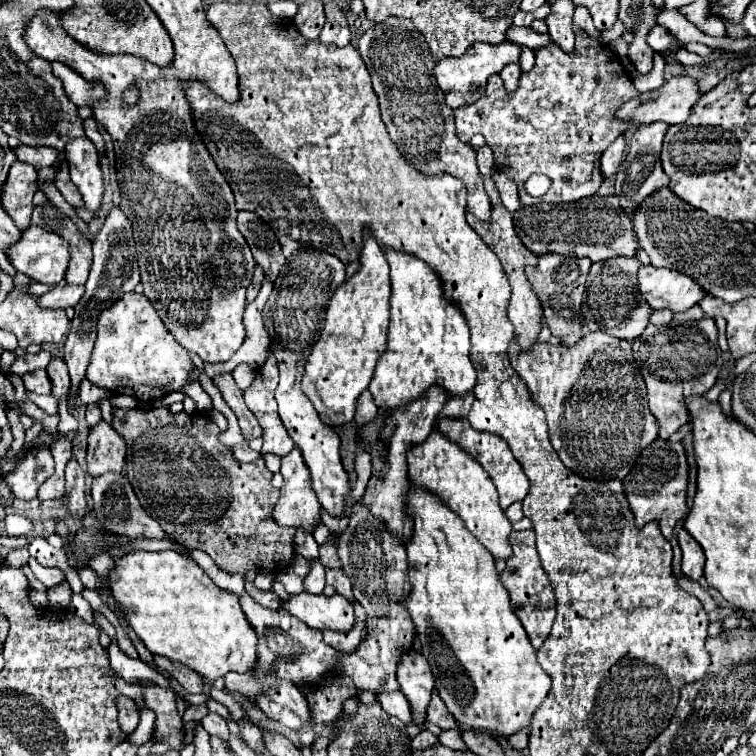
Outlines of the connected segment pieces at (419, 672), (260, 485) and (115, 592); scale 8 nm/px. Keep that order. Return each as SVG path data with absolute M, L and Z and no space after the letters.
M416 649L402 651L398 663L398 683L410 703L412 719L416 725L426 721L426 707L434 689L434 675L428 661Z
M168 407L150 411L114 409L112 429L124 437L128 445L124 473L140 499L144 511L154 517L162 529L186 549L198 549L212 557L212 561L226 573L248 573L250 569L266 573L286 571L294 555L294 529L278 527L272 519L272 509L278 501L278 489L272 485L272 473L262 457L254 463L240 463L232 457L230 447L218 441L218 425L200 413L172 415Z
M136 551L122 555L114 561L114 571L108 575L110 595L120 605L124 621L134 629L138 639L152 655L168 657L170 661L184 663L196 671L202 679L216 681L228 671L246 673L256 663L256 631L252 631L240 601L234 593L228 593L212 583L212 579L196 565L196 561L184 559L178 551Z

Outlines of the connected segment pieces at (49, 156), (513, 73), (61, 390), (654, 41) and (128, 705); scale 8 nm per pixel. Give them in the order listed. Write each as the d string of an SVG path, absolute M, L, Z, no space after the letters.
M18 145L12 151L14 151L18 161L30 163L36 171L40 171L42 167L50 167L60 157L60 153L56 149L52 149L52 147L36 147L36 145Z
M510 63L508 67L504 67L504 71L500 71L500 77L504 79L504 83L506 83L506 89L508 89L508 91L514 91L514 89L518 87L520 73L522 73L520 65L514 65L514 63Z
M54 357L48 365L48 377L52 381L52 395L58 399L64 399L64 395L68 395L68 369L66 363L58 357Z
M654 25L654 27L650 29L650 47L652 47L654 51L662 53L662 51L666 51L666 49L670 49L670 47L676 47L676 45L672 45L670 35L668 35L668 31L666 31L662 25Z
M118 697L118 713L120 713L120 715L118 715L118 723L120 723L122 731L124 731L126 735L134 733L138 721L140 721L136 703L134 703L132 699L128 699L128 697Z

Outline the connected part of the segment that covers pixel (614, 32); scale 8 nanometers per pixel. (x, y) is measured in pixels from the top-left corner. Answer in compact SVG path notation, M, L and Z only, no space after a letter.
M616 21L616 25L612 27L612 29L604 29L604 31L600 31L600 37L602 37L602 43L610 43L610 41L614 41L614 39L618 39L620 35L622 35L622 31L624 31L624 25L620 23L620 21Z

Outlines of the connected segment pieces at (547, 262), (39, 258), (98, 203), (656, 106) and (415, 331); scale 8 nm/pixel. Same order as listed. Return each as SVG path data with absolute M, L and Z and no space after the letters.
M540 255L538 265L532 269L526 269L526 277L542 303L550 333L554 337L560 337L562 345L566 345L566 347L572 347L582 337L580 303L582 303L584 283L586 283L590 265L592 265L590 259L572 259L572 257L564 257L564 255Z
M32 225L22 233L22 239L8 249L8 257L12 265L32 281L58 285L66 277L70 249L60 235Z
M86 137L72 139L66 147L64 155L70 163L72 183L78 187L84 209L90 213L98 213L102 207L104 195L103 173L96 155L96 147Z
M680 75L680 77L668 79L662 87L648 91L648 93L640 93L636 99L630 99L628 103L624 103L620 107L620 111L616 111L616 119L624 121L624 123L634 123L634 125L648 125L648 123L654 123L654 121L664 121L666 125L676 125L676 123L686 121L692 105L698 99L700 99L698 81L688 77L688 75Z
M386 249L392 277L388 349L380 357L368 391L376 407L394 411L408 405L432 387L444 387L450 397L466 395L476 385L476 371L470 363L470 331L464 315L442 295L442 283L430 267L402 251Z

